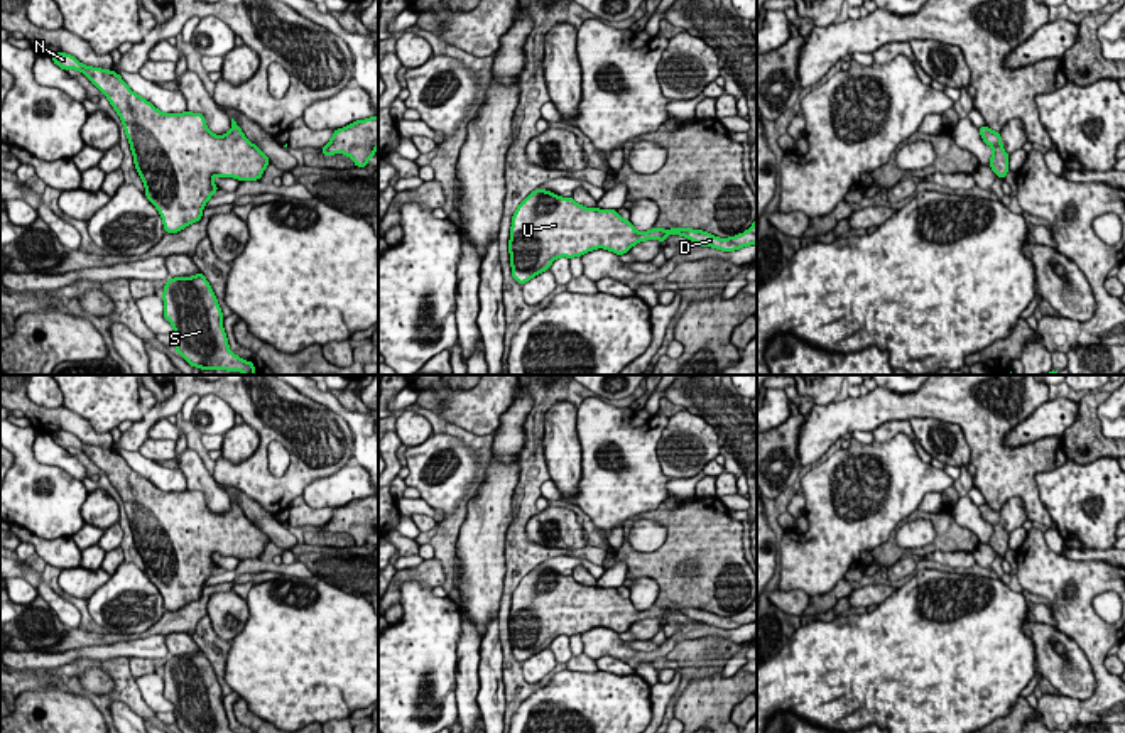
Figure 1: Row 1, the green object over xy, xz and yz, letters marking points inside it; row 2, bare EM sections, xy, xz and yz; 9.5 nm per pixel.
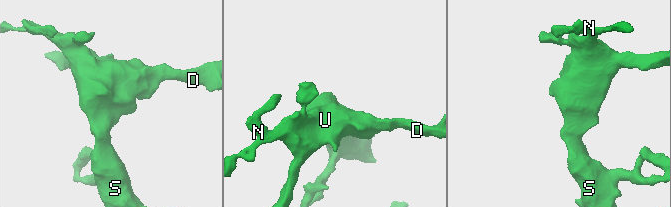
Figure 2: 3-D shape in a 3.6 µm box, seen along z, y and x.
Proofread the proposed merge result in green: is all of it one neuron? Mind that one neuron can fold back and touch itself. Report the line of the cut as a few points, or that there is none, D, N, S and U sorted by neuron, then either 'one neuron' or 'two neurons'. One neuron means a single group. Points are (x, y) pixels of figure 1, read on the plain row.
cut none; groups D N S U; one neuron

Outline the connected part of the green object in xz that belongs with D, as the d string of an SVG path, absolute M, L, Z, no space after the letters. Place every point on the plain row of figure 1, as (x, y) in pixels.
M535 567L512 595L508 620L512 655L524 664L537 652L549 649L559 635L581 635L596 627L623 633L639 620L660 618L666 622L667 613L681 613L701 625L733 630L757 622L757 598L747 610L730 616L691 606L654 605L639 611L630 598L620 596L617 588L584 586L573 576Z

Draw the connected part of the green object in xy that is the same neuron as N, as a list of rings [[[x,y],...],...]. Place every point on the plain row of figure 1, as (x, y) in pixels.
[[[54,431],[51,437],[64,449],[81,449],[108,476],[122,497],[137,551],[145,564],[145,574],[160,591],[166,611],[177,611],[201,598],[204,583],[220,567],[213,562],[215,554],[258,559],[270,542],[269,535],[243,513],[233,497],[228,512],[215,513],[208,508],[201,491],[188,488],[184,491],[162,491],[133,471],[115,449],[84,444],[64,431]]]

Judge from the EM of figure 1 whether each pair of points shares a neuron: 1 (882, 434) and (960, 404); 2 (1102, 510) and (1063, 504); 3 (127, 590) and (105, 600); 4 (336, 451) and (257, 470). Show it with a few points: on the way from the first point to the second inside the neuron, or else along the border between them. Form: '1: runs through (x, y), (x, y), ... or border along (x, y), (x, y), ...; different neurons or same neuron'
1: border along (907, 419), (889, 419), (872, 433); different neurons
2: runs through (1092, 504), (1073, 504); same neuron
3: runs through (122, 595), (110, 600); same neuron
4: runs through (316, 456), (291, 482), (277, 482); same neuron

